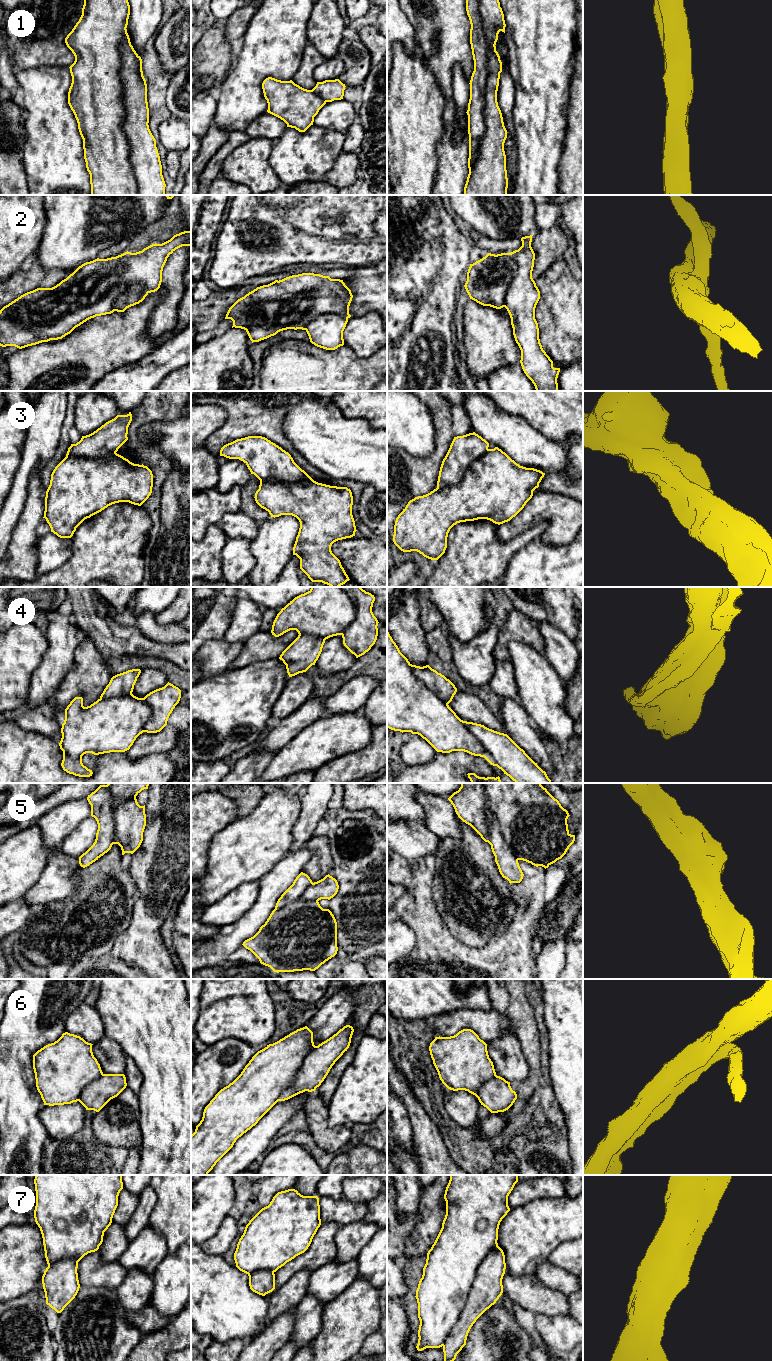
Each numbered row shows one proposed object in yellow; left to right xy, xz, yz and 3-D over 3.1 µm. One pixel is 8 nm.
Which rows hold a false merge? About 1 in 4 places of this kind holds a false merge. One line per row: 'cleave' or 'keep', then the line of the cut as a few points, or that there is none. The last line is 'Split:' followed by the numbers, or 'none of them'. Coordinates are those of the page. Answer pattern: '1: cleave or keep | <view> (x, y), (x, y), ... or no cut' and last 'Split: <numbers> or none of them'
1: keep | no cut
2: cleave | yz (509, 253), (515, 262), (516, 273), (511, 280), (503, 306)
3: keep | no cut
4: cleave | yz (410, 664), (413, 673), (447, 704)
5: cleave | yz (487, 806), (498, 823), (503, 840), (518, 859)
6: keep | no cut
7: keep | no cut
Split: 2, 4, 5

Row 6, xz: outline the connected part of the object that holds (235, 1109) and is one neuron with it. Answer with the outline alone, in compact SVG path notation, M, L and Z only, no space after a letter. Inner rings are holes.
M346 1025L332 1037L315 1046L313 1032L305 1026L258 1051L241 1074L221 1089L205 1107L202 1120L191 1135L191 1175L208 1175L216 1163L233 1147L236 1140L255 1126L278 1101L288 1100L305 1091L315 1091L335 1062L349 1048L353 1032L353 1027Z

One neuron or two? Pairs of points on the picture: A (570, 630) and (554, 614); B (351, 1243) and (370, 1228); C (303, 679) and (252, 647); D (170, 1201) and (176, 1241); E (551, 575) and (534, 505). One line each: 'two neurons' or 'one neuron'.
A: one neuron
B: one neuron
C: two neurons
D: one neuron
E: two neurons

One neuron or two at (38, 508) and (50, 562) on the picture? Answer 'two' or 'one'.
two

